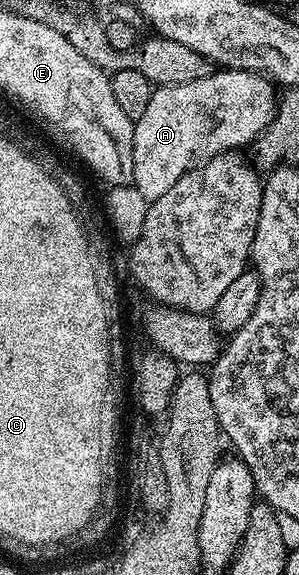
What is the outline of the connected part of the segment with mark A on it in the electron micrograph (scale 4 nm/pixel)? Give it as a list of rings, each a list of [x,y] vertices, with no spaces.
[[[227,69],[213,70],[211,75],[202,77],[198,81],[186,81],[186,85],[174,85],[173,87],[156,87],[153,90],[147,108],[142,112],[142,117],[134,120],[132,128],[132,156],[134,157],[134,177],[131,186],[138,189],[138,193],[142,193],[142,197],[148,200],[154,200],[162,197],[162,193],[166,193],[170,189],[170,185],[178,182],[183,175],[191,171],[193,167],[201,164],[206,159],[213,159],[216,155],[222,154],[224,151],[235,151],[244,149],[244,146],[255,144],[256,140],[264,134],[265,129],[270,125],[270,121],[276,115],[276,105],[278,102],[278,87],[271,79],[267,79],[265,75],[259,75],[253,71],[229,71]]]

